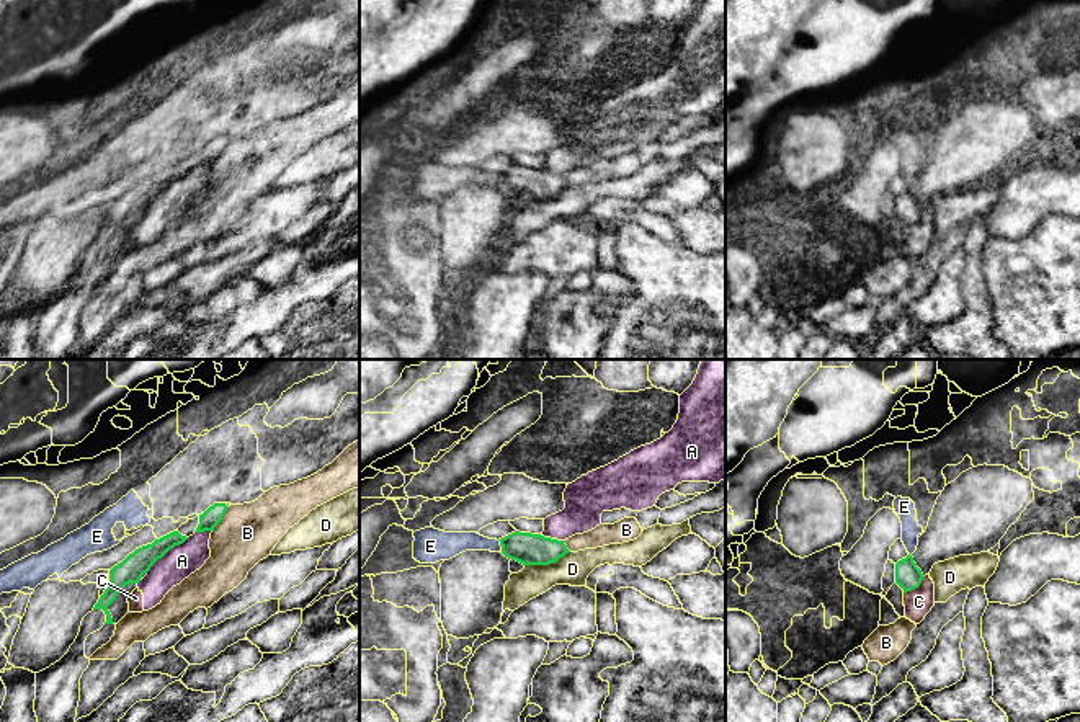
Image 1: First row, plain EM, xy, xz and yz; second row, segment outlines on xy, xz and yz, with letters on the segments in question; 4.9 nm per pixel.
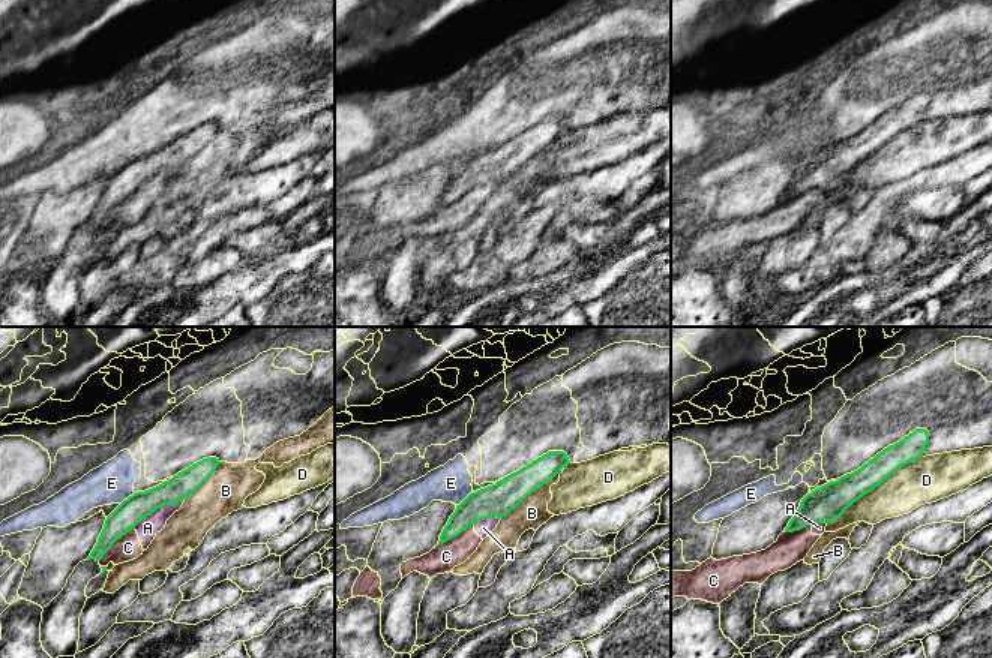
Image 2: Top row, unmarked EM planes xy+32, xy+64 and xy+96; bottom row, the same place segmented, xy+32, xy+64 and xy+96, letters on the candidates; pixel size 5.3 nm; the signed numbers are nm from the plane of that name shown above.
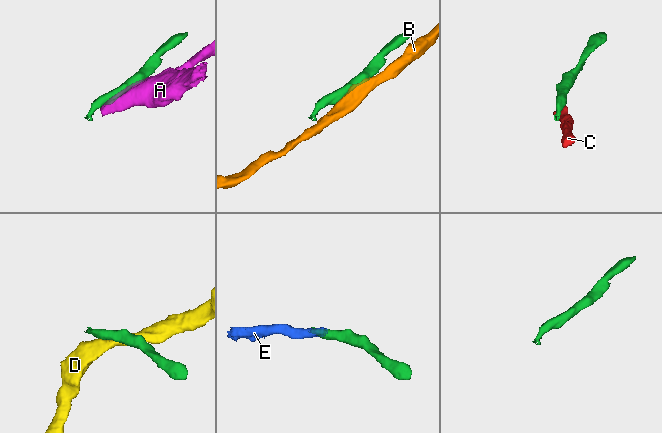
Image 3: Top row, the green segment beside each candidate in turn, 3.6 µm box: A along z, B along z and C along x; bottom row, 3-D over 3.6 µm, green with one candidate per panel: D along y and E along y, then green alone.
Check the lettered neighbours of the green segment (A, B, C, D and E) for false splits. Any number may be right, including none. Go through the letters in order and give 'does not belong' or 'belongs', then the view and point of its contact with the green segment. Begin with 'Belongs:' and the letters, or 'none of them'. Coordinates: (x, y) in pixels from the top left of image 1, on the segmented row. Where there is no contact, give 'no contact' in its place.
Belongs: none of them
A: does not belong | xy (167, 551)
B: does not belong | xy (221, 518)
C: does not belong | yz (915, 587)
D: does not belong | xz (546, 564)
E: does not belong | xz (500, 544)

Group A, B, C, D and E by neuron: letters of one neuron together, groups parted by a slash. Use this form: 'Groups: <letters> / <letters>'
Groups: A C / B / D / E

